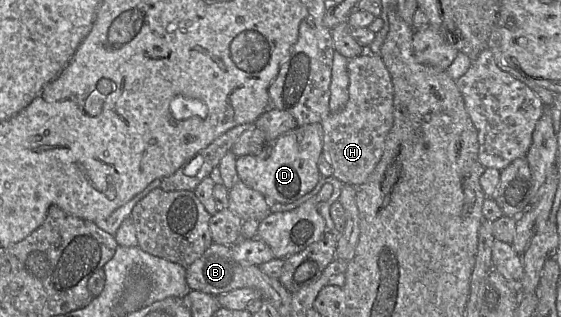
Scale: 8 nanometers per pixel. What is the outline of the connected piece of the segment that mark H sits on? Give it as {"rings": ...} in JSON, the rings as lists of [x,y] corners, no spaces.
{"rings":[[[365,51],[348,59],[349,98],[337,113],[330,113],[321,122],[322,153],[328,158],[333,176],[345,185],[363,184],[380,161],[385,139],[393,125],[394,88],[388,69],[379,54]]]}

